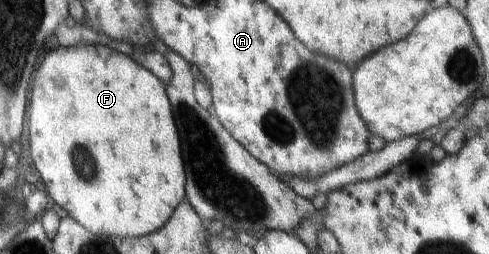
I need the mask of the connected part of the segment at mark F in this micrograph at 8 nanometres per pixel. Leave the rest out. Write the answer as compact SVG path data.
M106 45L60 46L47 53L33 73L28 135L30 153L48 196L88 231L136 238L162 229L185 195L180 137L166 87L131 56Z

